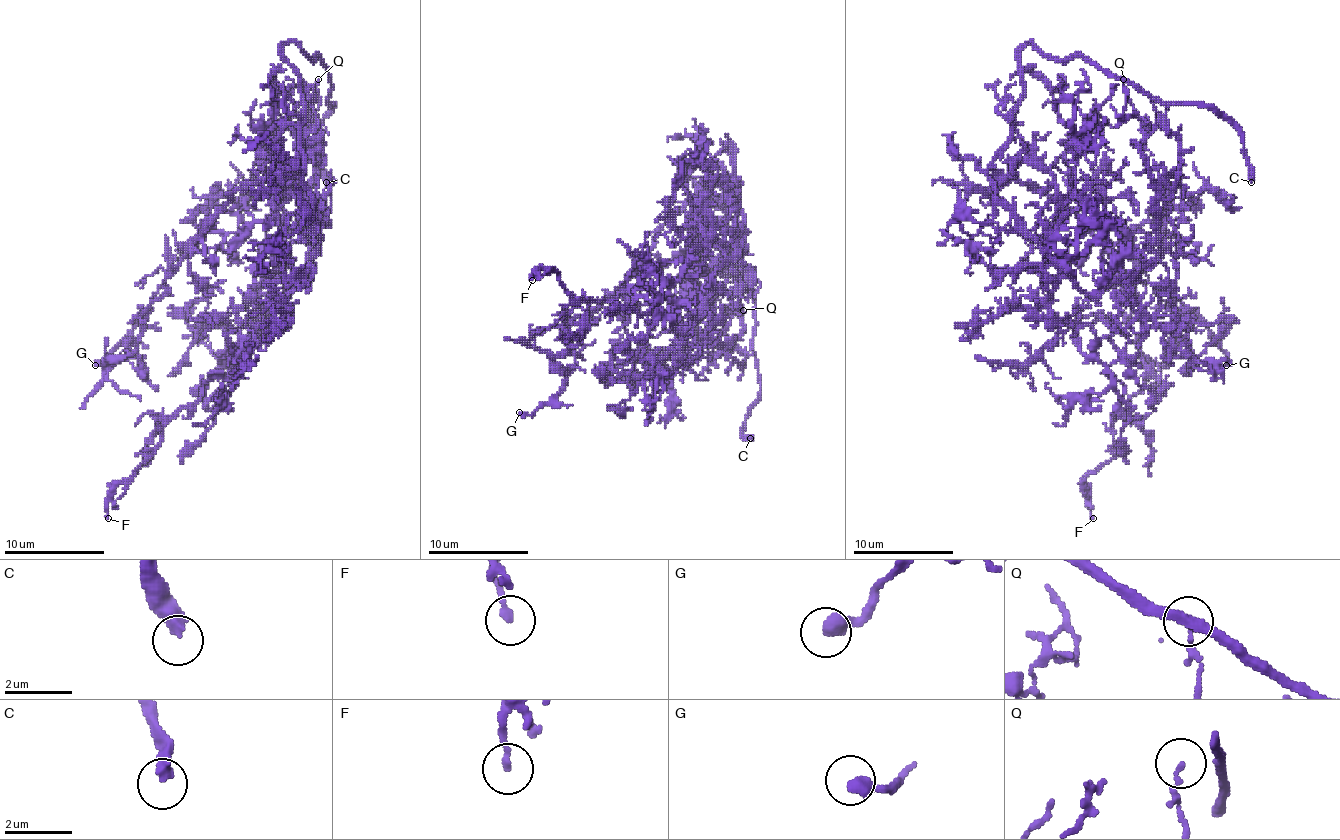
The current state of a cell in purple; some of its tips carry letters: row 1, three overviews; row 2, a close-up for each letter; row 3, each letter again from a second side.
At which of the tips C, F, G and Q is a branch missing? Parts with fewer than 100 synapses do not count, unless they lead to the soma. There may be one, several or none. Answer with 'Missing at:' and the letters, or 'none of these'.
Missing at: C

